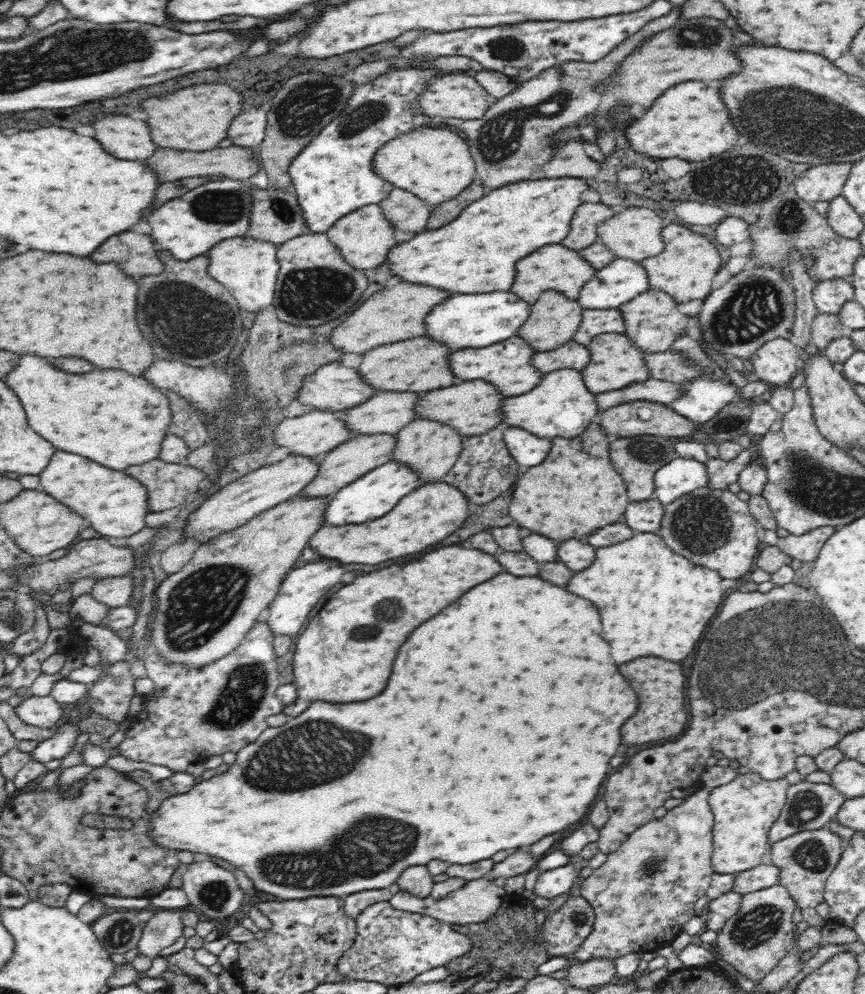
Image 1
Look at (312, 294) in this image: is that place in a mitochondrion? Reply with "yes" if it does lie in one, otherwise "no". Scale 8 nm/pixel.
yes

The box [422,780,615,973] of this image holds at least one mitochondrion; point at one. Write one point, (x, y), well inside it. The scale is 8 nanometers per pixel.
(579, 919)

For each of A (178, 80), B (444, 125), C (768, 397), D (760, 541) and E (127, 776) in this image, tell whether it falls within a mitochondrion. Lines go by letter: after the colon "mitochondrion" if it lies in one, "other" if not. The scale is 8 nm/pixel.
A: other
B: other
C: other
D: other
E: other

